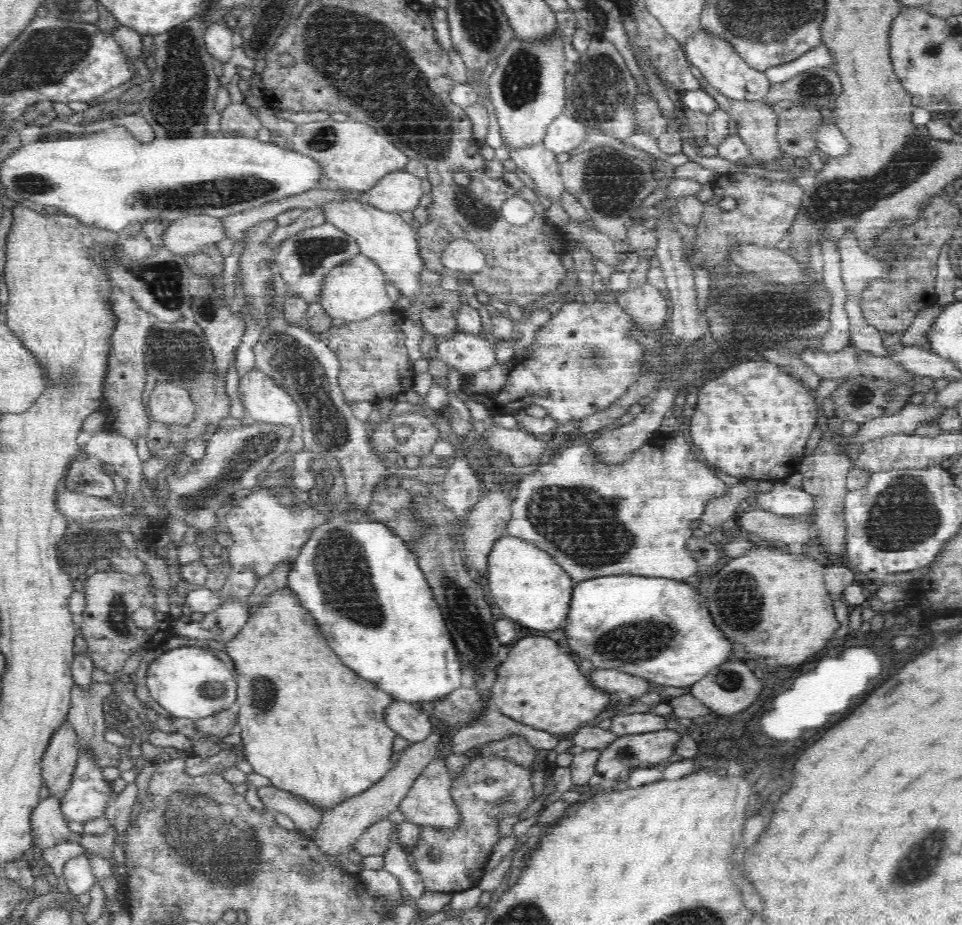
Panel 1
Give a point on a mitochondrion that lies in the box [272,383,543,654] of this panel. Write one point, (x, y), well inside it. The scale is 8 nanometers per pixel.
(340, 562)

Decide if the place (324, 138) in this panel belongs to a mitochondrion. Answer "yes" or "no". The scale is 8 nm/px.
yes

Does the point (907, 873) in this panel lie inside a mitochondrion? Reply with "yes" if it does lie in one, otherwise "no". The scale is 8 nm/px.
yes

